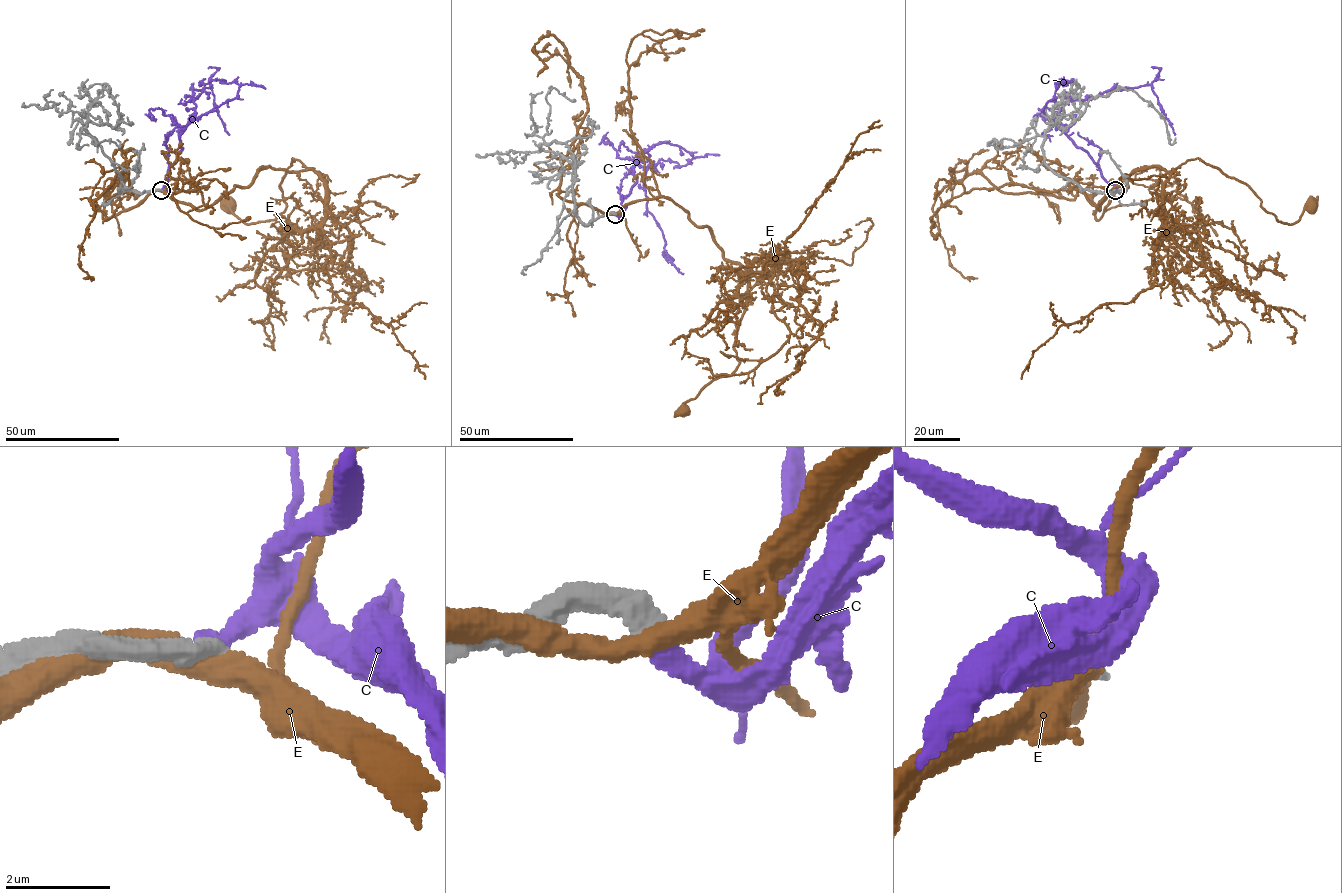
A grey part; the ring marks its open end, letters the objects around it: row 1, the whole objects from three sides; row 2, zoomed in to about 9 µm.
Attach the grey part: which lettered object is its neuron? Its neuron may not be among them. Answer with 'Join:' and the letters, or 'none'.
Join: C

